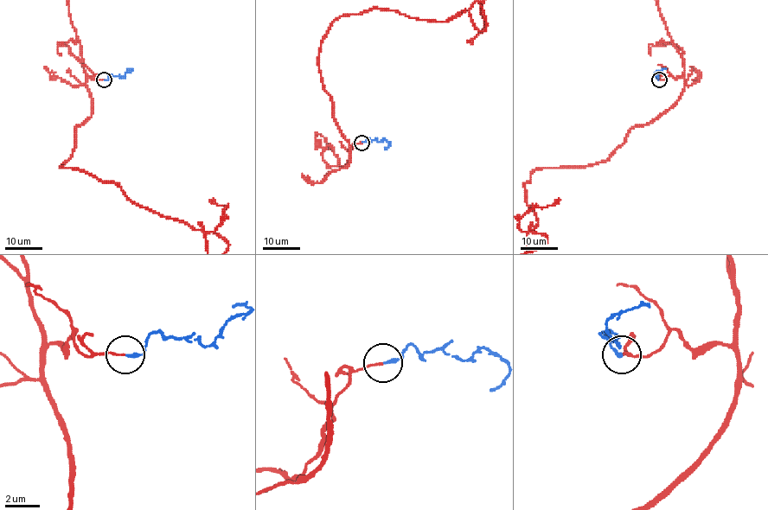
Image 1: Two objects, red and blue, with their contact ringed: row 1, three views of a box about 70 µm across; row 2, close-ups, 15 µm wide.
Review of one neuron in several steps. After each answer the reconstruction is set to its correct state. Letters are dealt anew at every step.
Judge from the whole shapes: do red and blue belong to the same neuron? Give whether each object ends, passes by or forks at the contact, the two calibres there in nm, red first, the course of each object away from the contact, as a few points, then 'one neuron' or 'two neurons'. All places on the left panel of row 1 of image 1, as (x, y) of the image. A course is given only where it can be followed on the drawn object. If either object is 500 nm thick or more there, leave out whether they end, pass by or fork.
red ends there; blue ends there; 90 nm thick on the red side, 200 nm on the other; red runs (104, 79), (86, 79), (92, 112), (60, 166), (216, 232), (227, 243); blue runs (104, 79), (107, 79), (111, 74), (122, 77), (132, 70), (127, 69); one neuron

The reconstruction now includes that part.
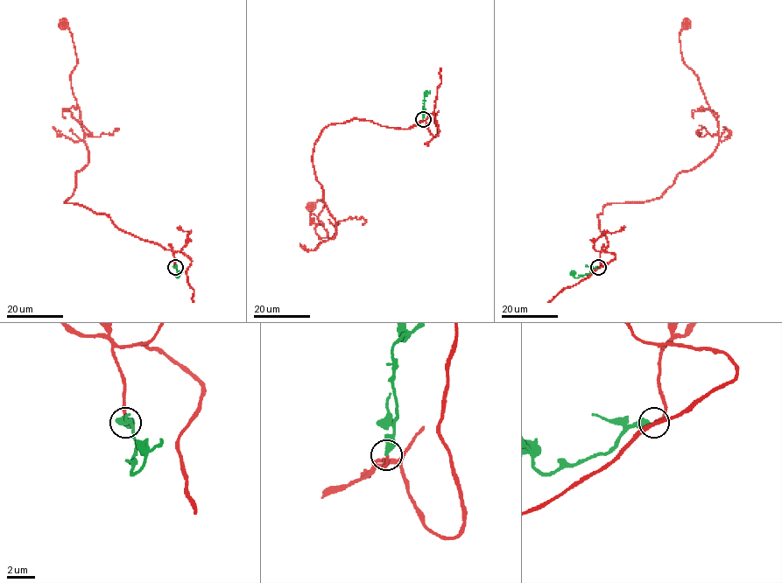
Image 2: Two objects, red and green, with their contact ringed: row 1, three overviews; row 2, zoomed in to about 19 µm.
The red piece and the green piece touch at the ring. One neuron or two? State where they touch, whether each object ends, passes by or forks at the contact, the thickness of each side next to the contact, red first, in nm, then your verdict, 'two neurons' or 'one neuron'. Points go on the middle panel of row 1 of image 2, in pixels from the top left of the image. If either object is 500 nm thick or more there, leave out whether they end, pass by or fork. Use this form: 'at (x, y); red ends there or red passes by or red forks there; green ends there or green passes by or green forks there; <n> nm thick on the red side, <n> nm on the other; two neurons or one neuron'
at (423, 119); red ends there; green ends there; 200 nm thick on the red side, 440 nm on the other; one neuron

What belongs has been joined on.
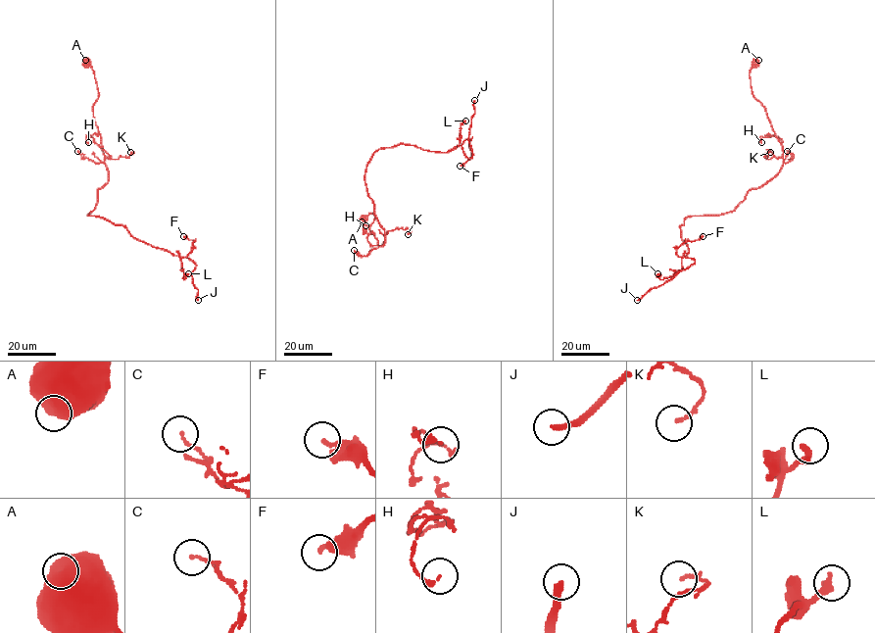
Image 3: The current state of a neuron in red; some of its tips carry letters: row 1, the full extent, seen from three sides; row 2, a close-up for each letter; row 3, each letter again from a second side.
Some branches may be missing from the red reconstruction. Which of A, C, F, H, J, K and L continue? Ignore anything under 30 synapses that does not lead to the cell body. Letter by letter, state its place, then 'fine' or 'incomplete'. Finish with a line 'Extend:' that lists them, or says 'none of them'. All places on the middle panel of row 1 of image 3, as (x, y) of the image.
A: at (362, 221); fine
C: at (354, 250); fine
F: at (460, 166); fine
H: at (365, 225); fine
J: at (474, 100); incomplete
K: at (408, 234); fine
L: at (465, 121); fine
Extend: J

